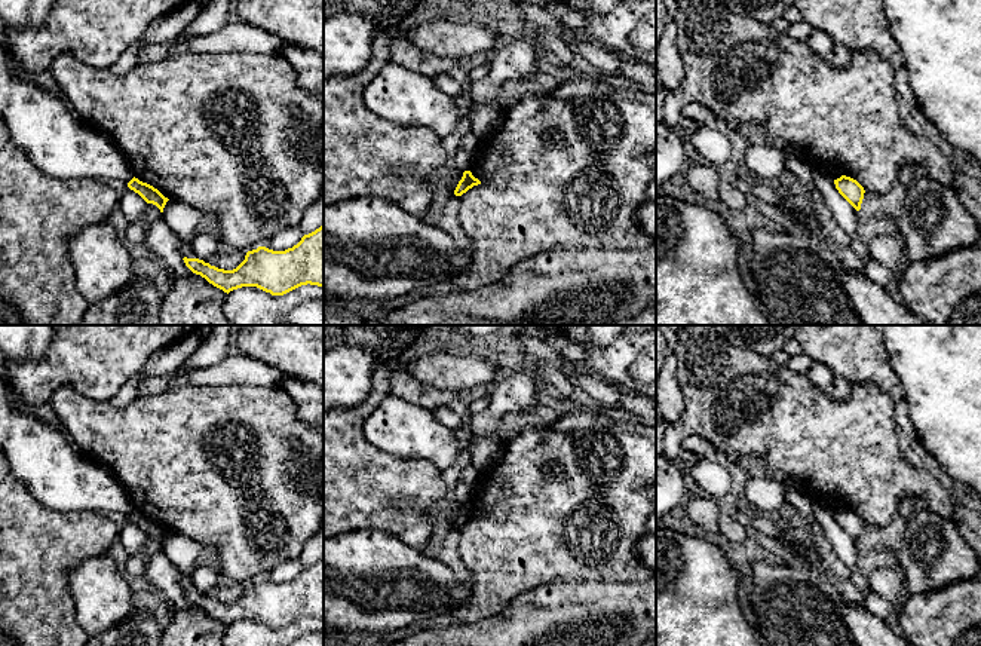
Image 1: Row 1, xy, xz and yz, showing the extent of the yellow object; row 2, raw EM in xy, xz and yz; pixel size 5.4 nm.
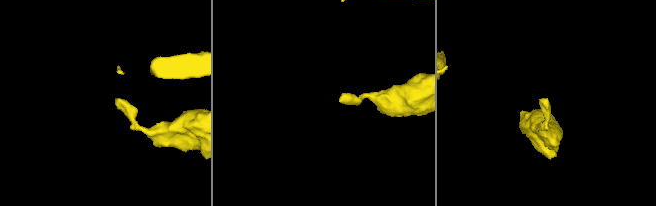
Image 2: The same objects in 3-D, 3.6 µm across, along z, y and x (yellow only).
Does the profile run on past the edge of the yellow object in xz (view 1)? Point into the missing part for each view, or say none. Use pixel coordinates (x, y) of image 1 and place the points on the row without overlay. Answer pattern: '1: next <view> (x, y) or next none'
1: next none

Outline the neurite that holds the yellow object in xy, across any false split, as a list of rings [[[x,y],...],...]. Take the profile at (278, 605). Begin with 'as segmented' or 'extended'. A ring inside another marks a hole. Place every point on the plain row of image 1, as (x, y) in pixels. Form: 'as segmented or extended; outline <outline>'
as segmented; outline [[[324,557],[285,584],[266,579],[248,584],[233,603],[218,601],[199,591],[183,593],[193,606],[227,627],[242,619],[257,619],[272,628],[283,628],[307,616],[324,619]]]

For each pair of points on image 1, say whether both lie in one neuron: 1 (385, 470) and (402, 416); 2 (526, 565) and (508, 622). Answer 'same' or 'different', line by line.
1: different
2: different

